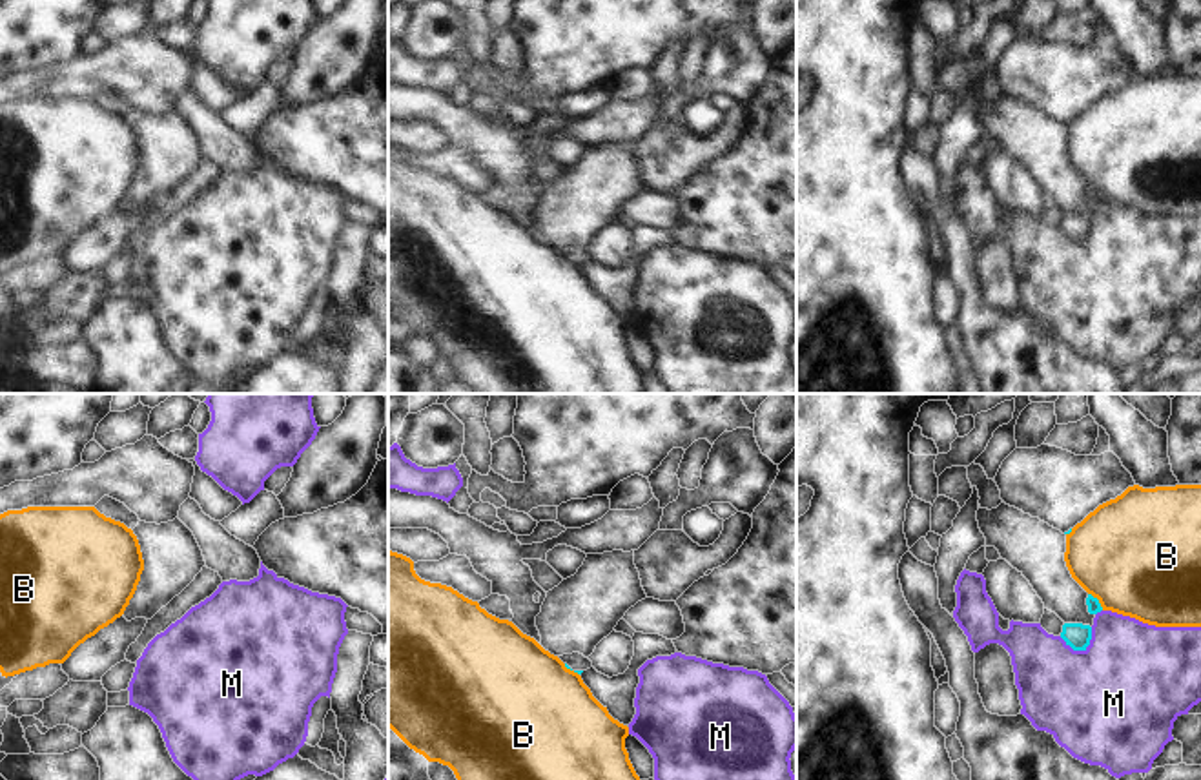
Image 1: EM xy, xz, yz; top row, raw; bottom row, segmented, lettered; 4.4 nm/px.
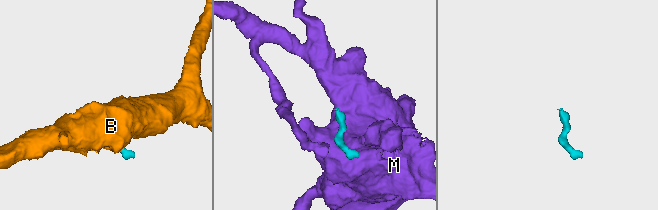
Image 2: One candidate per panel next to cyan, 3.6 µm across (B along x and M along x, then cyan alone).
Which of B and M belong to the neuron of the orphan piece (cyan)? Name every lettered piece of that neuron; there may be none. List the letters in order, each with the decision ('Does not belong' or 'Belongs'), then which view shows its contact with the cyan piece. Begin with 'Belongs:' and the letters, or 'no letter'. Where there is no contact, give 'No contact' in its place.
Belongs: no letter
B: Does not belong. Touches cyan in yz
M: Does not belong. Touches cyan in yz

